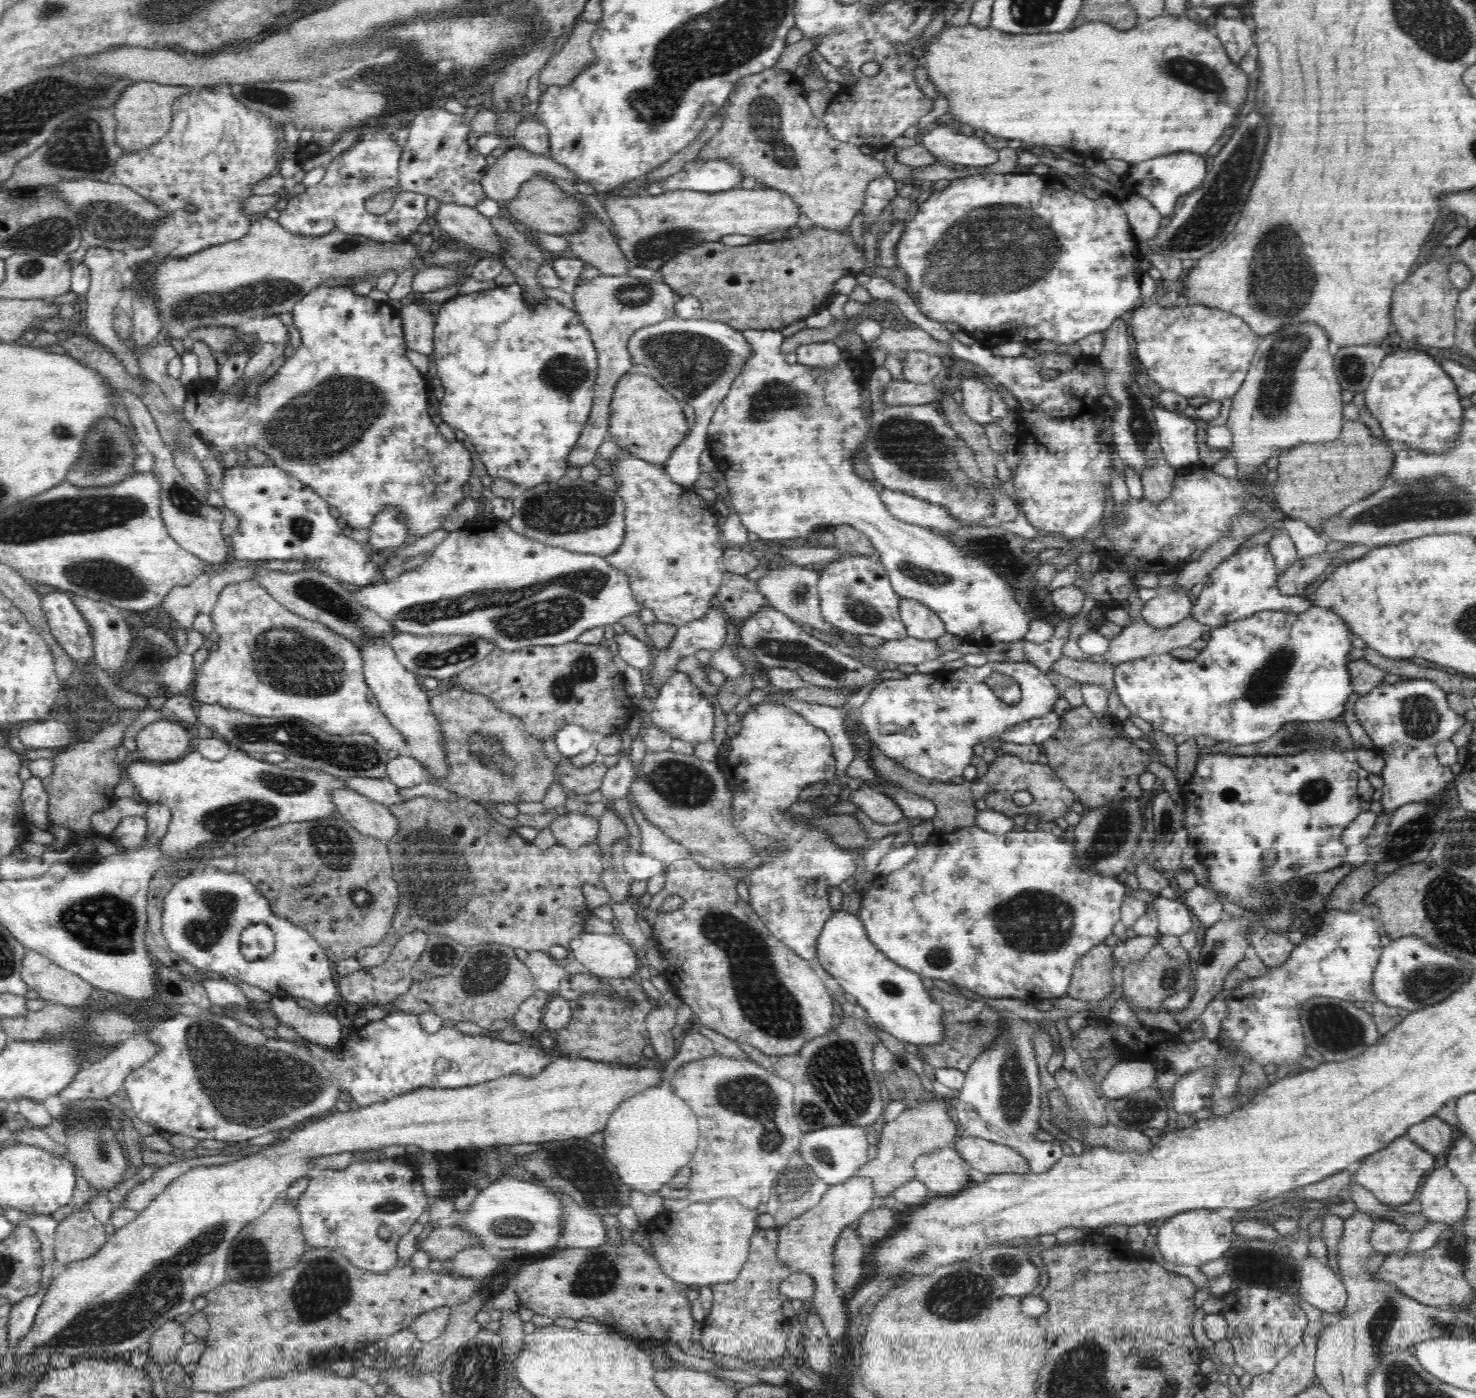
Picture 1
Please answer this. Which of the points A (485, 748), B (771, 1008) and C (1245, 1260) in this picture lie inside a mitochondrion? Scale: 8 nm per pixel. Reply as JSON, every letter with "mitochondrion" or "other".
{"A":"mitochondrion","B":"mitochondrion","C":"mitochondrion"}

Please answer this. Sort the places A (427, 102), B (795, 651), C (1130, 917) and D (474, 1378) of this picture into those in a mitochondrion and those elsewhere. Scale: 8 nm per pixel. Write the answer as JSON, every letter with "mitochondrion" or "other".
{"A":"other","B":"mitochondrion","C":"other","D":"mitochondrion"}

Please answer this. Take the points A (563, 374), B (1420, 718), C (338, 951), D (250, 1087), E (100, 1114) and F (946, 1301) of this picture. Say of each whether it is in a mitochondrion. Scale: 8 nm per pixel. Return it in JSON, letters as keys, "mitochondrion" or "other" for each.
{"A":"mitochondrion","B":"mitochondrion","C":"other","D":"mitochondrion","E":"mitochondrion","F":"mitochondrion"}

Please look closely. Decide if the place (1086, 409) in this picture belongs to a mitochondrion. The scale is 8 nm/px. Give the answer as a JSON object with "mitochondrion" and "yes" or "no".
{"mitochondrion":"no"}

